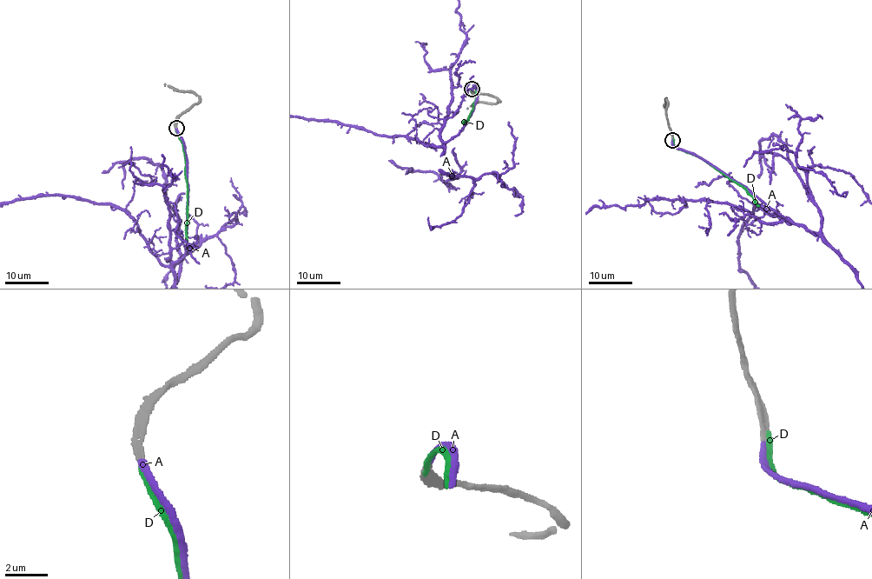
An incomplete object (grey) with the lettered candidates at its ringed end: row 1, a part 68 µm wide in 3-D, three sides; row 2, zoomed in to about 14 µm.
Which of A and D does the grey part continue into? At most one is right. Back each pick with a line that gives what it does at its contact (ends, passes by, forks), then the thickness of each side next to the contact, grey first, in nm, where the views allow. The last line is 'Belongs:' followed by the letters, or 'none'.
A: it ends; calibres 260 and 240 nm
Belongs: A

